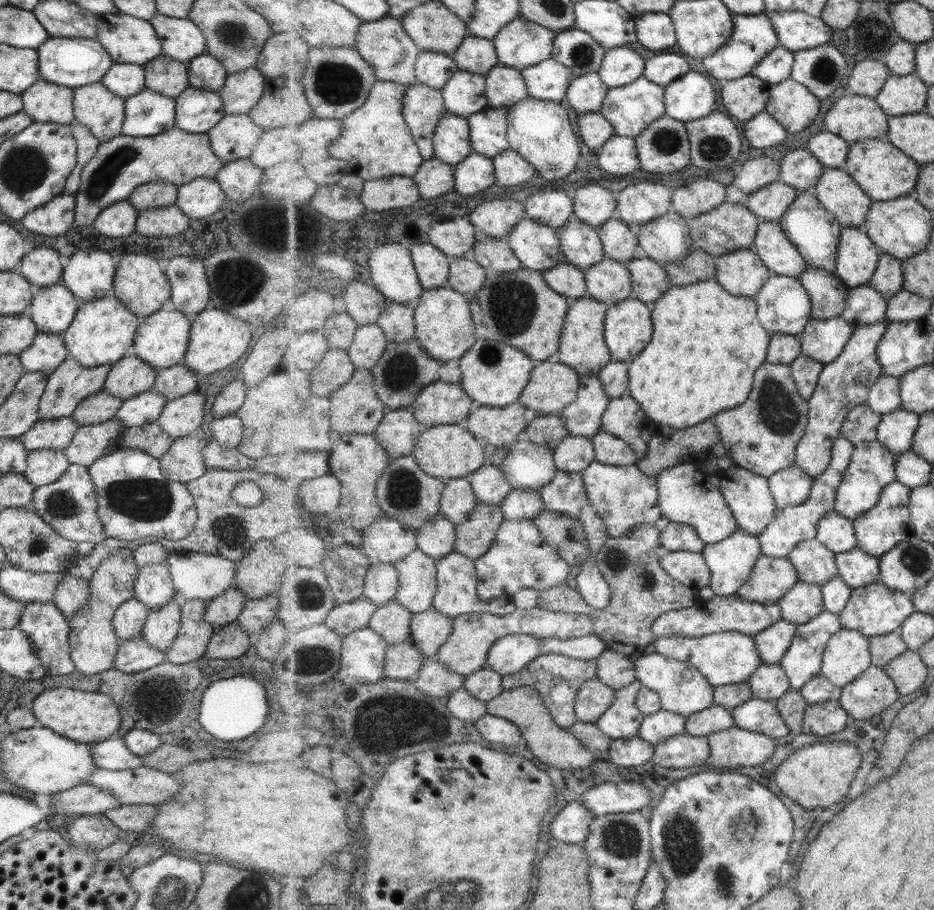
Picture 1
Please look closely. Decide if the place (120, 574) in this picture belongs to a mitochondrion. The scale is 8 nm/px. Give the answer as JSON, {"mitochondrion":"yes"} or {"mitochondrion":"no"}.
{"mitochondrion":"no"}

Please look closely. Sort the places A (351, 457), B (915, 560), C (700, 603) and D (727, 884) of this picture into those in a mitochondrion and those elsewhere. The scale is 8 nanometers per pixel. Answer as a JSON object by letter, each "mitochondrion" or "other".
{"A":"other","B":"mitochondrion","C":"other","D":"mitochondrion"}

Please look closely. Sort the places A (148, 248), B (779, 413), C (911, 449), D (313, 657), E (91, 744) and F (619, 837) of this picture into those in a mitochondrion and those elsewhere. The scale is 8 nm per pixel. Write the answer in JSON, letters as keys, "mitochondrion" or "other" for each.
{"A":"other","B":"mitochondrion","C":"other","D":"mitochondrion","E":"other","F":"mitochondrion"}

